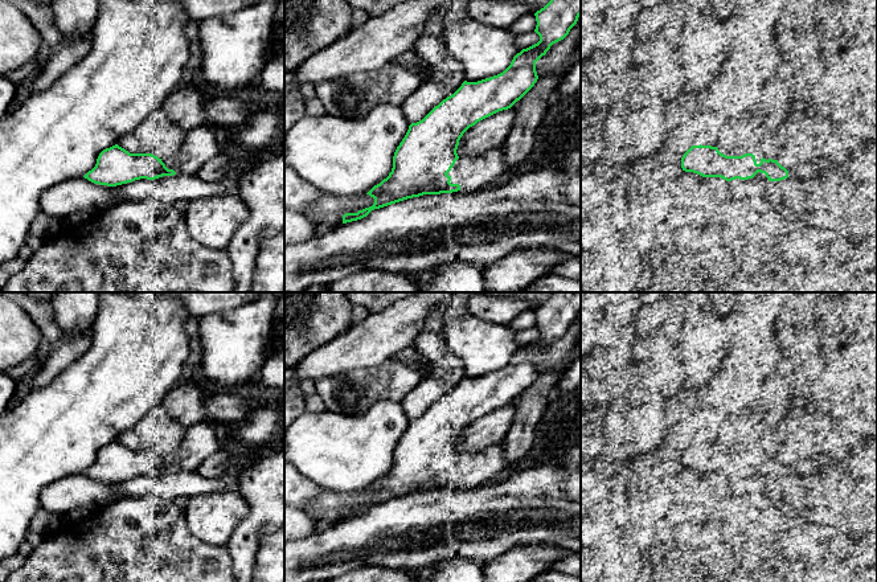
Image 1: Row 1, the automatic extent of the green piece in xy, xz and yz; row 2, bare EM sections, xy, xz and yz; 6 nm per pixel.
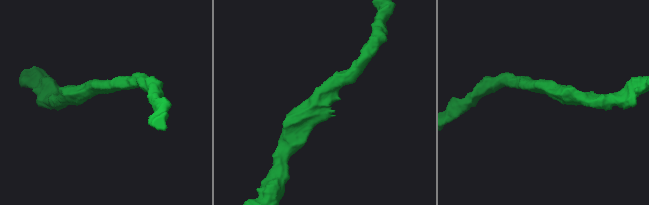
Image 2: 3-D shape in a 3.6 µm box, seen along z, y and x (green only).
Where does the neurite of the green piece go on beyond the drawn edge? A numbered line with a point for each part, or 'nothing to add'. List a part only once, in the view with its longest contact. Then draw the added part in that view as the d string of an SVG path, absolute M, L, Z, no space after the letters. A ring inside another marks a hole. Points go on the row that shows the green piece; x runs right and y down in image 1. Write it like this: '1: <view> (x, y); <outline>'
1: xz (472, 173); M500 146L476 157L458 159L447 175L451 184L460 185L460 189L452 193L466 194L487 188L507 169L504 147Z

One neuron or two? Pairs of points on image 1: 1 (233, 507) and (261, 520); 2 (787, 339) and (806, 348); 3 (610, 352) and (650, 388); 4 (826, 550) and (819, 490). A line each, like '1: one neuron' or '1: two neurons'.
1: two neurons
2: two neurons
3: two neurons
4: two neurons

